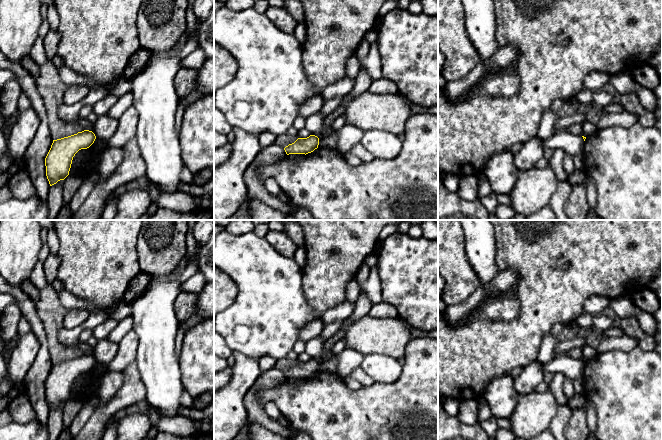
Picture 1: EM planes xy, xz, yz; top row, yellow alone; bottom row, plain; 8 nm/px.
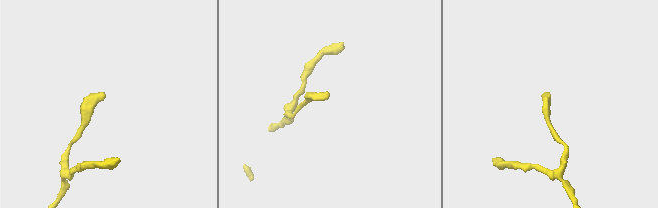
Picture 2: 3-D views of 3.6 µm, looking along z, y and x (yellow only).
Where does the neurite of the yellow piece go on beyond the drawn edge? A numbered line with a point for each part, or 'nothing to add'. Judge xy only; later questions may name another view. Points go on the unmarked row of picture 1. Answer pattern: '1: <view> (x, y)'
nothing to add

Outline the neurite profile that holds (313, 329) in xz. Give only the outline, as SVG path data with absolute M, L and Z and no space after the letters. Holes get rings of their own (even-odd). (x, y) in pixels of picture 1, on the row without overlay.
M321 319L314 320L303 326L299 332L298 339L308 342L319 336L324 328L324 323Z

